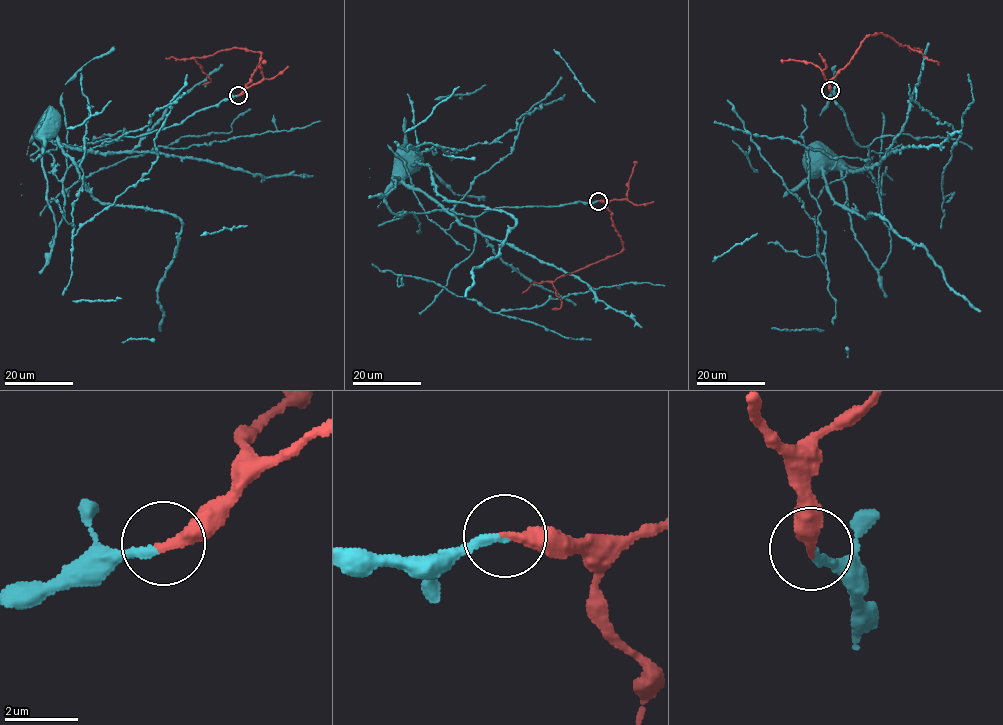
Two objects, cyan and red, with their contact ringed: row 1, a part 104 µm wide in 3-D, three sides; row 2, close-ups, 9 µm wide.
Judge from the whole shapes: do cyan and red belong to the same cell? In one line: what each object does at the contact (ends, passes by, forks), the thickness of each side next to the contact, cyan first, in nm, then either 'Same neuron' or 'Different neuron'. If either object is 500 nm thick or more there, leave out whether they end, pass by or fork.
At the ring cyan ends. At the ring red ends. Thickness 240 nm (cyan) against 360 nm. Same neuron

